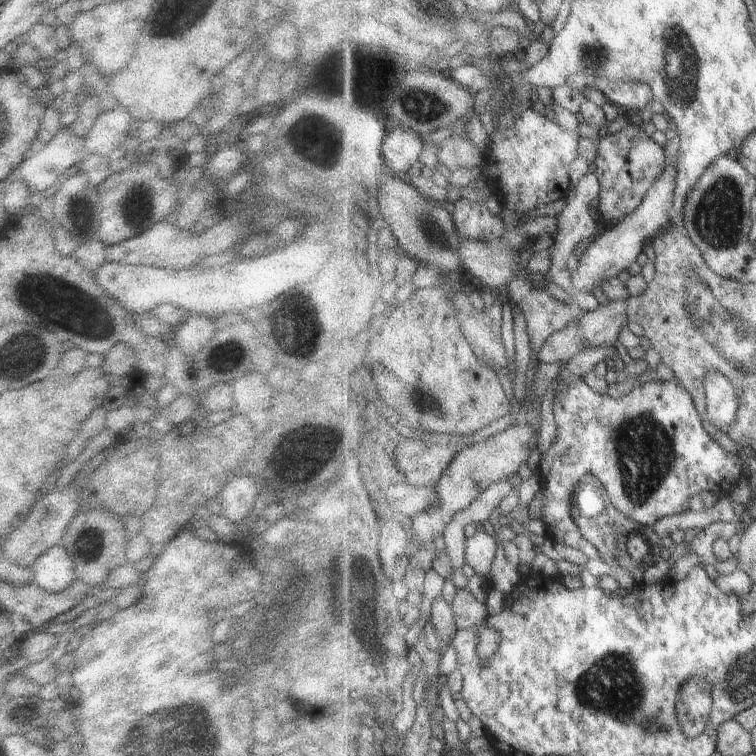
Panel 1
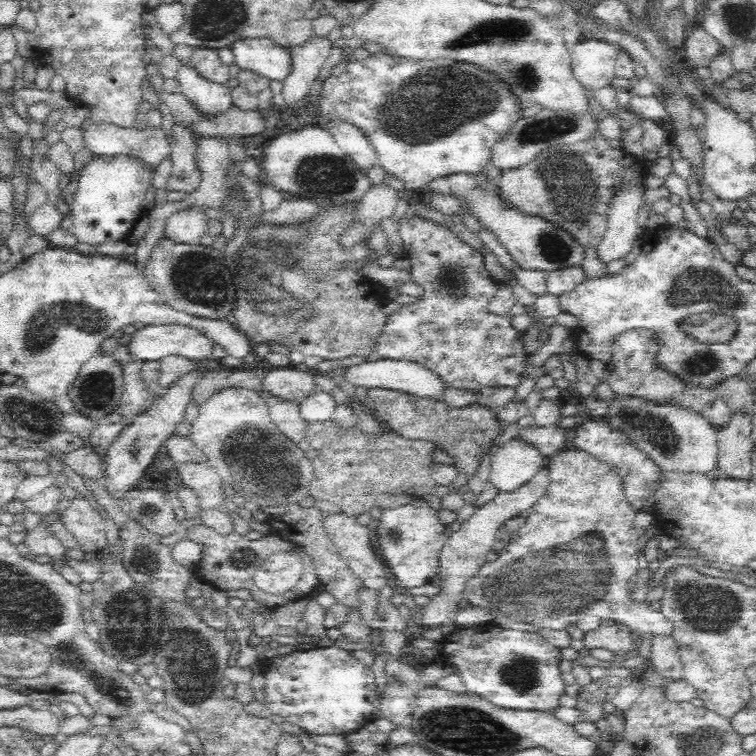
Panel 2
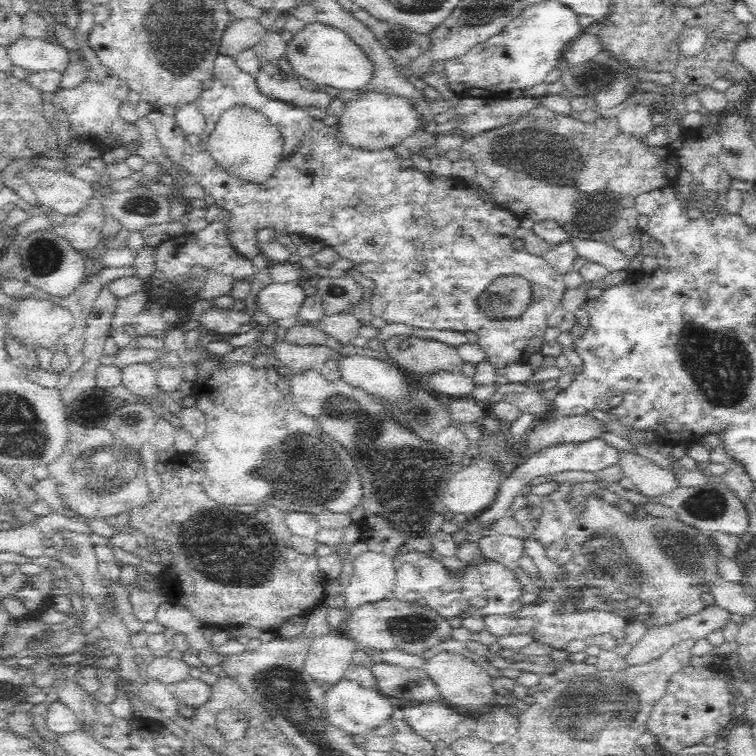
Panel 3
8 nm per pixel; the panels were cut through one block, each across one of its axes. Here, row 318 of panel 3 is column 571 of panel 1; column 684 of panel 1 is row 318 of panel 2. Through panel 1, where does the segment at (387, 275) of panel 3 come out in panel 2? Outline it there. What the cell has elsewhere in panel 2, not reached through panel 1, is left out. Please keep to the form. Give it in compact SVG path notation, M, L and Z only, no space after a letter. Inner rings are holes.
M414 216L414 218L410 219L402 217L398 223L398 232L402 238L404 255L410 260L410 280L422 288L422 294L418 296L416 302L412 302L412 304L402 303L398 306L398 310L396 310L394 314L387 315L387 321L384 323L380 334L377 336L375 351L378 352L382 359L410 361L421 364L424 368L427 368L430 372L439 376L447 386L453 386L454 388L473 391L479 391L485 386L516 389L516 386L523 381L524 362L529 355L526 350L524 350L524 344L522 343L522 334L524 332L516 330L516 328L512 326L512 315L500 316L490 312L490 309L488 309L490 299L501 287L502 282L494 278L494 276L486 270L486 264L484 264L484 256L482 256L482 252L474 250L470 244L463 242L460 237L452 232L452 230L450 230L445 224L436 223L420 216Z

